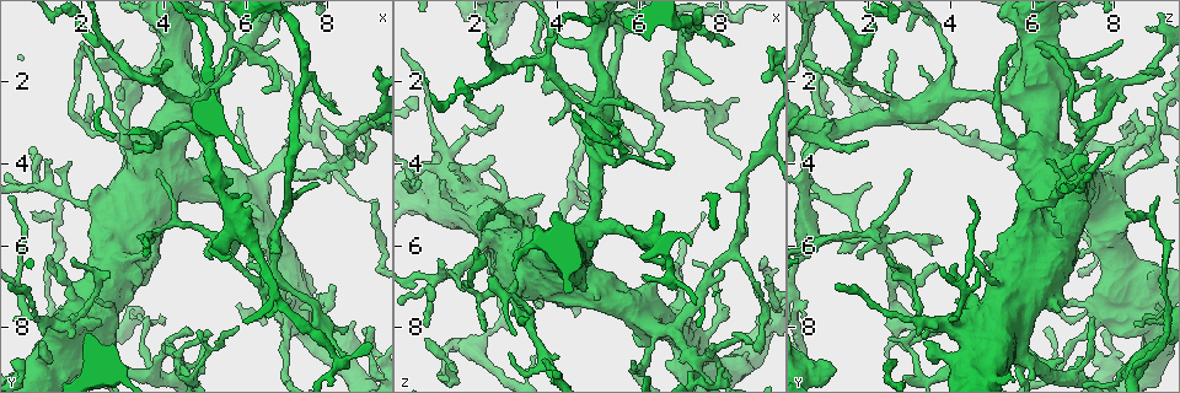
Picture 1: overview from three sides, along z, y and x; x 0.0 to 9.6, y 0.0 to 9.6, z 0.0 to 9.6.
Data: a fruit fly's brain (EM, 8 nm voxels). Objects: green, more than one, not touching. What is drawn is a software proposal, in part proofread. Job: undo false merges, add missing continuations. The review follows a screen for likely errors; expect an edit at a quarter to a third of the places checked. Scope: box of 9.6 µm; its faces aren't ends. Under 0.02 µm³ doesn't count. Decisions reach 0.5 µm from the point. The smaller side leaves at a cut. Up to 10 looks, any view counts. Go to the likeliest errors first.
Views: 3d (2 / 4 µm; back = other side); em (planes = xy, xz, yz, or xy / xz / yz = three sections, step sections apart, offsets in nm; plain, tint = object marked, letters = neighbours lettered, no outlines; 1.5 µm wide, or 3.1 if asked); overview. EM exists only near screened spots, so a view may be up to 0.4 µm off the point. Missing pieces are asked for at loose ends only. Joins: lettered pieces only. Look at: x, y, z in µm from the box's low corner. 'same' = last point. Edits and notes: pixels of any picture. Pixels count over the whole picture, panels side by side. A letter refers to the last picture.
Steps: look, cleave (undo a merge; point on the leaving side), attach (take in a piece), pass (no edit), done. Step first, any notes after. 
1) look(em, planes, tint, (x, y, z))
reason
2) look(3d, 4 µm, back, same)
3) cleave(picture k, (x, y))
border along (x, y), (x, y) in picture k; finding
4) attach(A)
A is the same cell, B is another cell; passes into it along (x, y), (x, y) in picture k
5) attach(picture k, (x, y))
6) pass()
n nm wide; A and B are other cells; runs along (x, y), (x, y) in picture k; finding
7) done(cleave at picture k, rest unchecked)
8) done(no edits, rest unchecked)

look(em, planes, letters, (8.40, 8.75, 2.40))
branch stops here

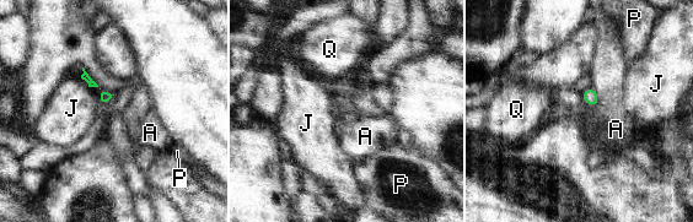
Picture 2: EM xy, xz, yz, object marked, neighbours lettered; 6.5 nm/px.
pass()
A, J, P and Q are other cells; no lettered piece goes on from it

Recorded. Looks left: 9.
look(em, xz, step 8, letters, (0.75, 5.25, 8.30))
thin end

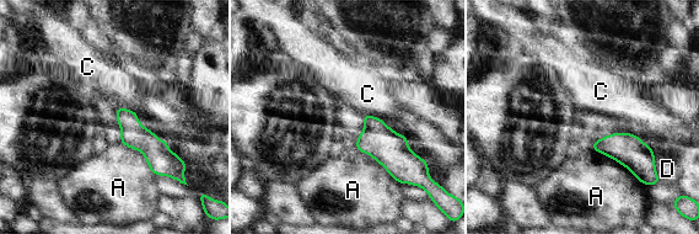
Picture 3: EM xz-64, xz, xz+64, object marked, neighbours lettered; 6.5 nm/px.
look(em, planes, letters, same)

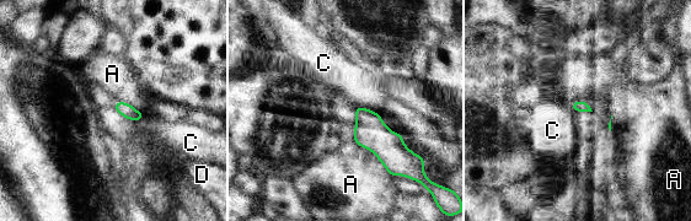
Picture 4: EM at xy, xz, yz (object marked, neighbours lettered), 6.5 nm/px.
pass()
A, C and D are other cells; none of them fits

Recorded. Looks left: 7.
look(3d, 4 µm, (6.75, 6.20, 1.20))
an open end

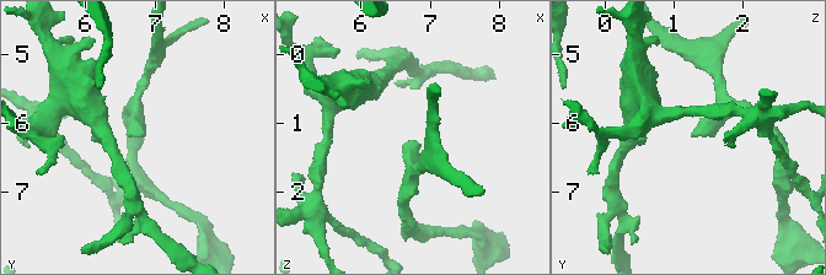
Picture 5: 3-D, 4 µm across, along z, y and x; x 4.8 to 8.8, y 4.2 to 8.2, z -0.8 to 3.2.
look(em, xz, step 4, tint, (6.75, 6.15, 1.20))
need the tissue

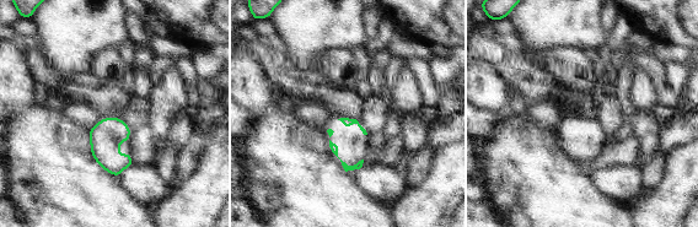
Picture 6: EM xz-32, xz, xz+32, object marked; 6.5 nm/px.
look(em, planes, letters, same)

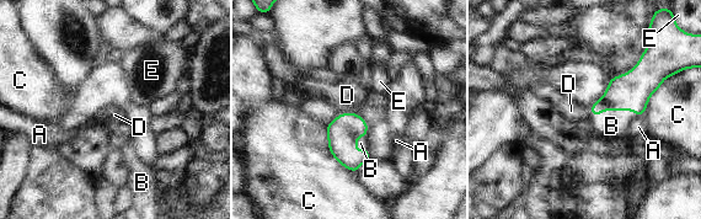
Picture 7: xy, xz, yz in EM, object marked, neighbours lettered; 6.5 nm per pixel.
attach(B)
C touches over 380 nm; B is the same cell, A, C, D and E are other cells; passes into it along (631, 91), (614, 110), (611, 126) in picture 7; it goes on there

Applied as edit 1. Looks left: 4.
look(overview)

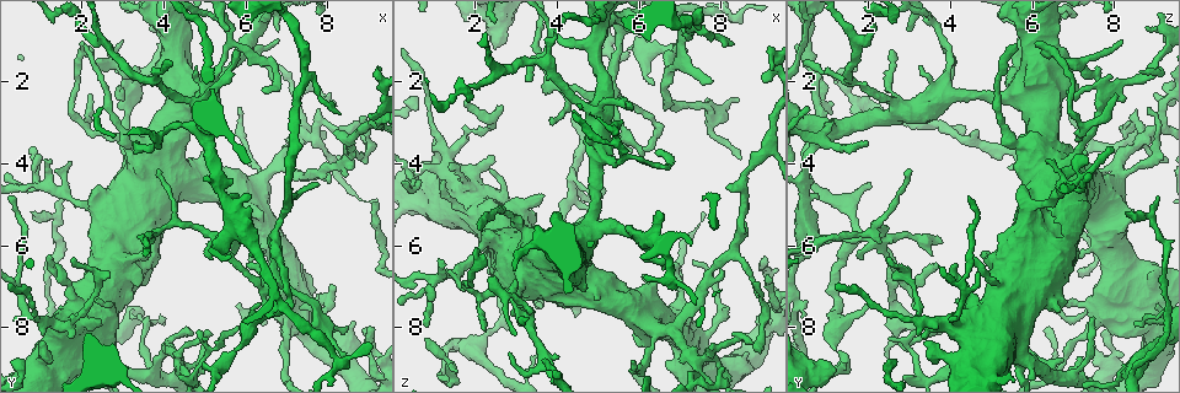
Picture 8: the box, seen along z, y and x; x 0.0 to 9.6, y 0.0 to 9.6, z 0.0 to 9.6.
look(3d, 4 µm, (8.75, 2.95, 8.50))
free end

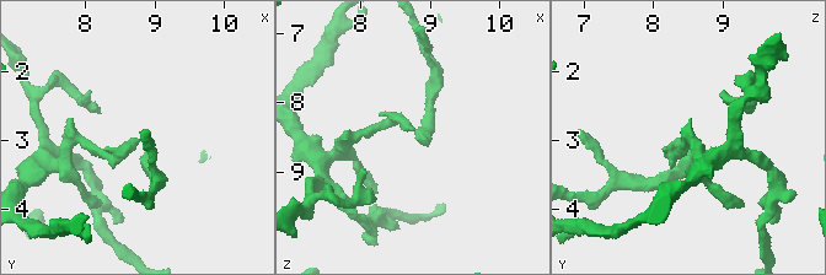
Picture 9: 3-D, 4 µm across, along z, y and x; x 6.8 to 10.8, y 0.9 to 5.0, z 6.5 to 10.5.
look(em, xz, step 8, letters, (8.75, 3.05, 8.45))
shape alone is not enough

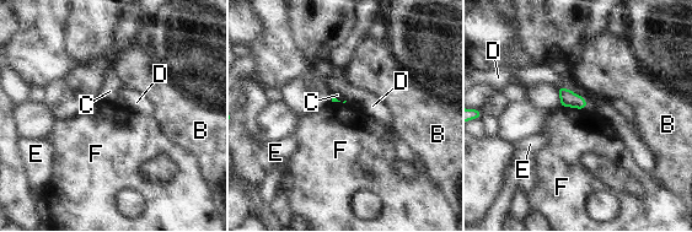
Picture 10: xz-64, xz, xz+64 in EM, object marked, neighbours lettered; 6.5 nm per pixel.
pass()
B, C, D, E and F are other cells; none of them fits

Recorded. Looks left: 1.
done(attach at picture 7, rest unchecked)

